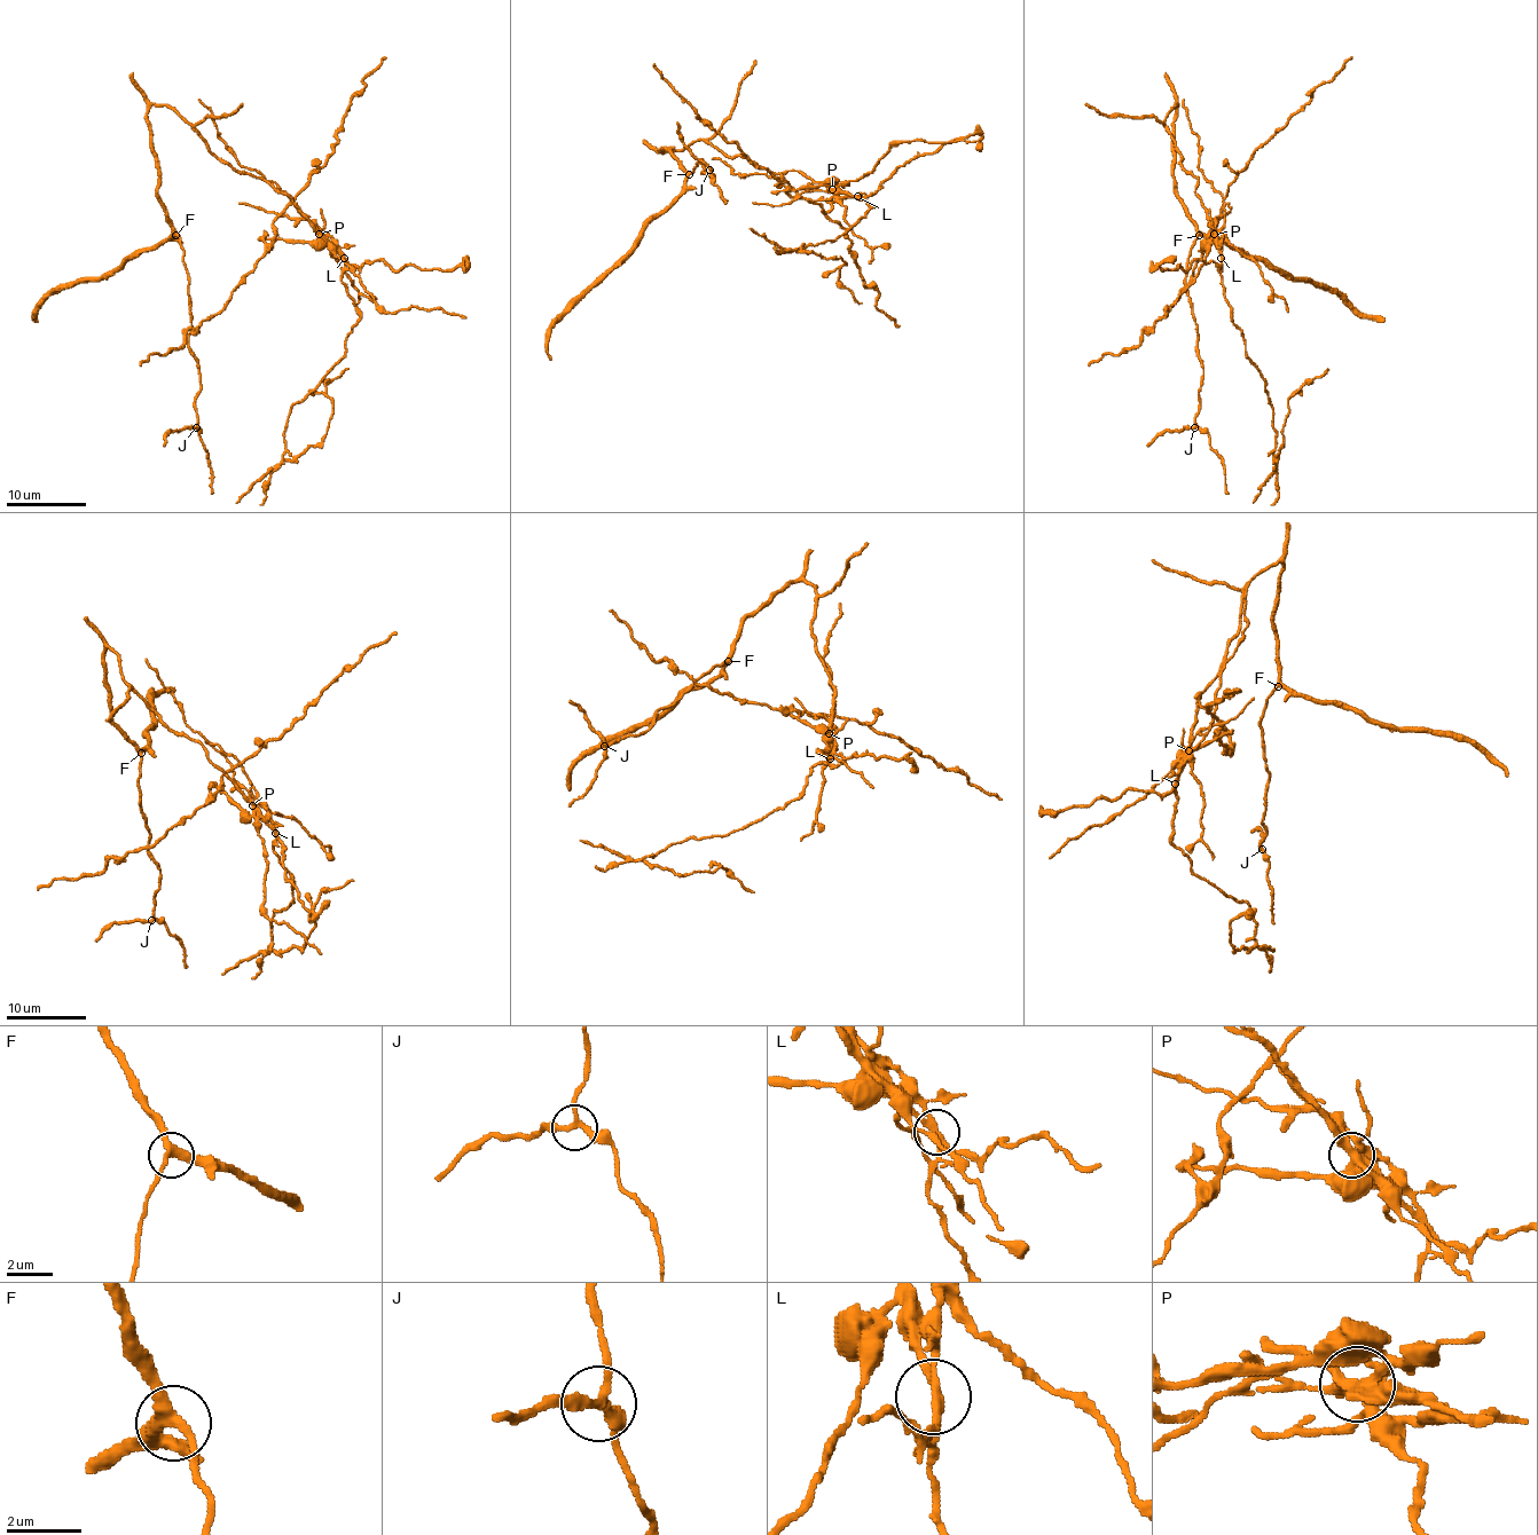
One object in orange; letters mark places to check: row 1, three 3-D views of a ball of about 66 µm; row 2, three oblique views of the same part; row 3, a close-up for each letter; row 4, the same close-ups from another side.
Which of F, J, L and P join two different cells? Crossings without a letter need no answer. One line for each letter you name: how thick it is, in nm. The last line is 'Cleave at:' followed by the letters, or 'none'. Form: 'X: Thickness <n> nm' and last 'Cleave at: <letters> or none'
L: Thickness 240 nm
P: Thickness 360 nm
Cleave at: L, P

